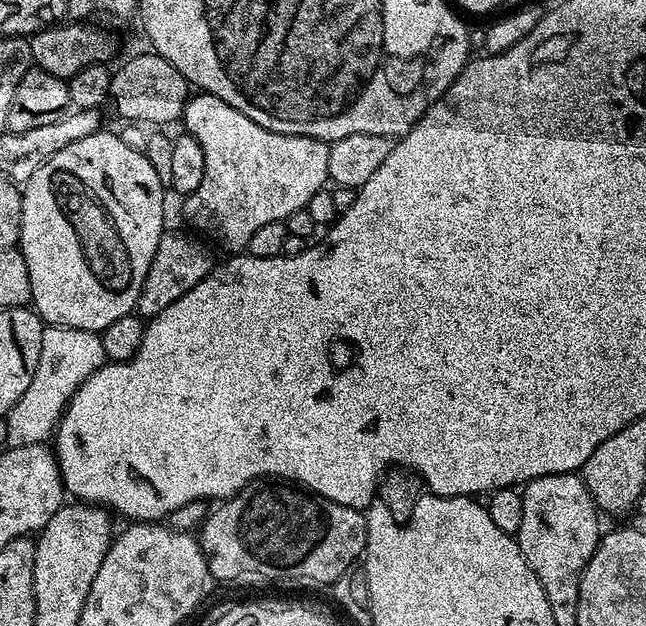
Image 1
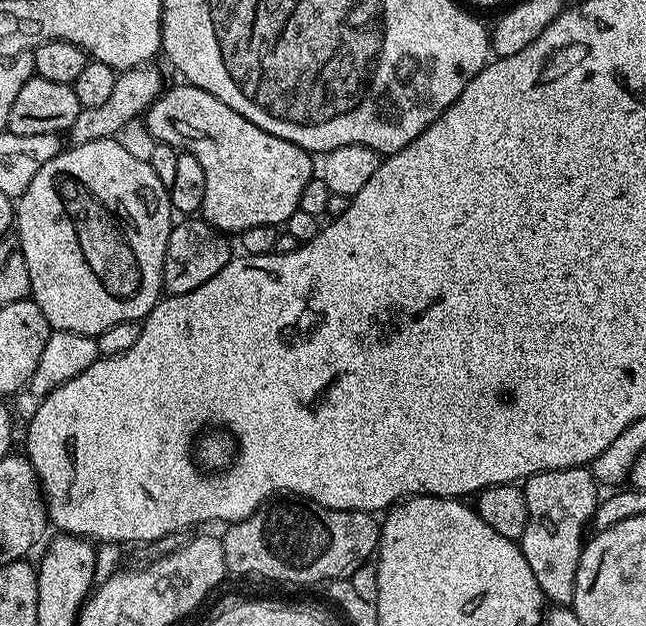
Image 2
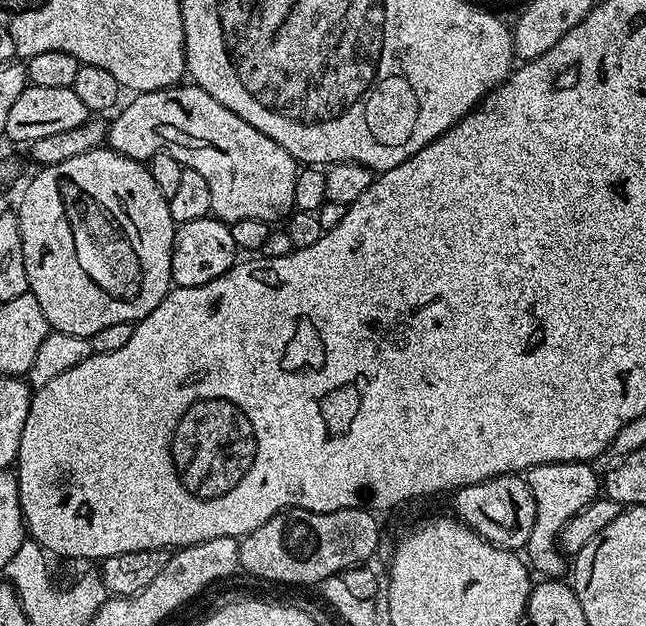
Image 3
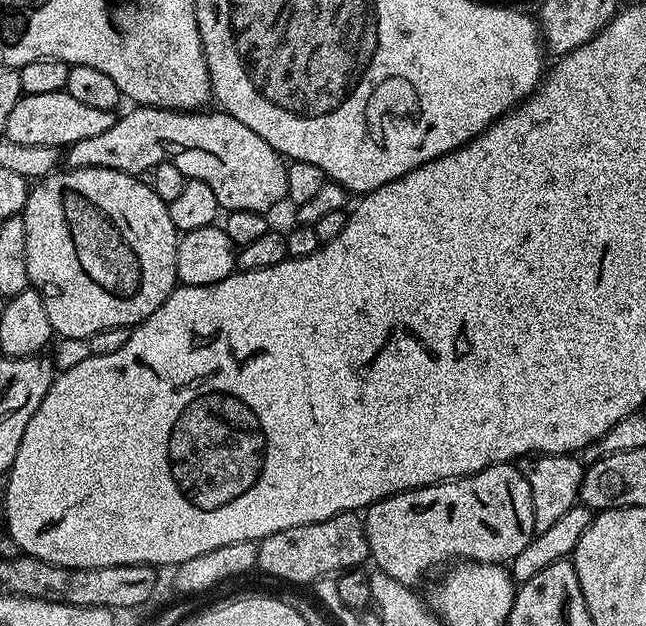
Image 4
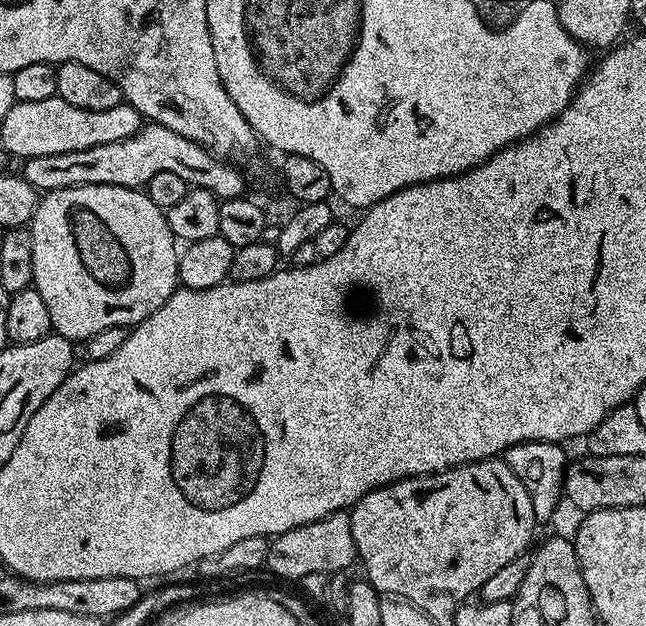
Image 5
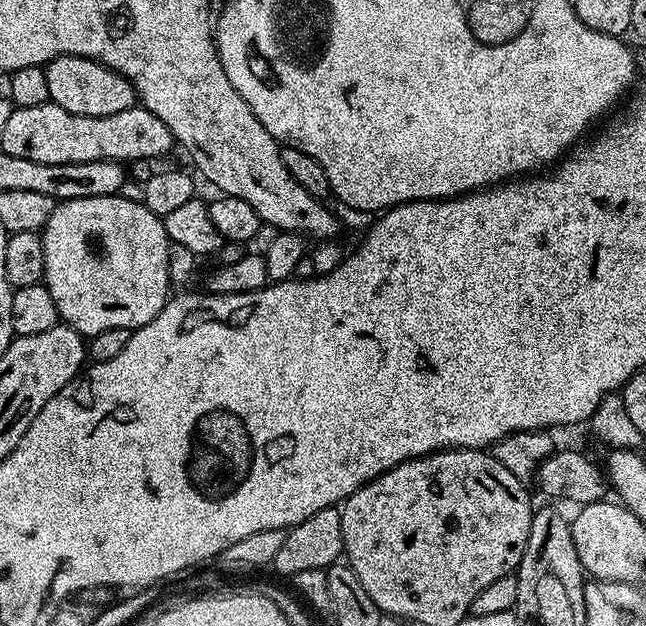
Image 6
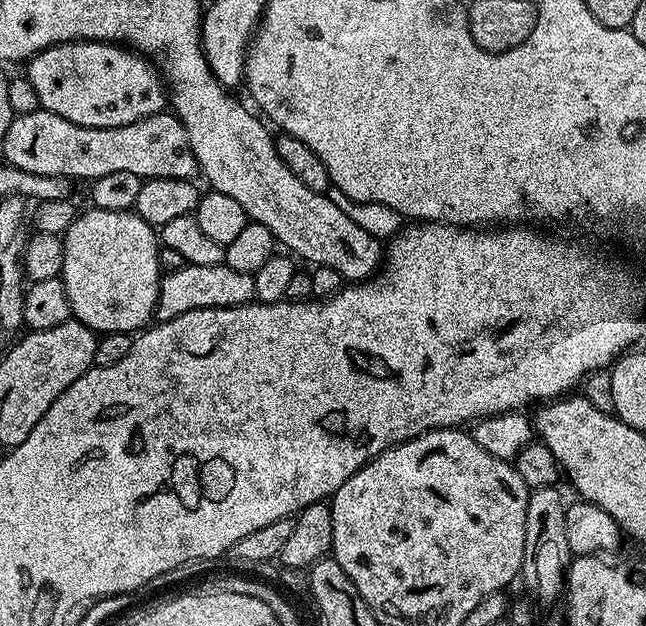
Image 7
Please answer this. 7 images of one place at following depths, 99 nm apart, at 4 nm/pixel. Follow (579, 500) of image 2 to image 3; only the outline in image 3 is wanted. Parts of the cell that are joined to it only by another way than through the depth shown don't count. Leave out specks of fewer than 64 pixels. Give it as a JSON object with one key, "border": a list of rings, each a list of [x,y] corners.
{"border":[[[575,460],[565,464],[543,464],[528,469],[526,479],[534,494],[536,513],[534,530],[530,530],[530,538],[526,545],[526,560],[533,573],[541,572],[539,575],[544,578],[560,578],[565,575],[566,557],[558,547],[562,530],[566,522],[570,522],[574,514],[578,514],[578,510],[597,499],[602,488],[598,474],[596,478],[592,467],[591,463]]]}

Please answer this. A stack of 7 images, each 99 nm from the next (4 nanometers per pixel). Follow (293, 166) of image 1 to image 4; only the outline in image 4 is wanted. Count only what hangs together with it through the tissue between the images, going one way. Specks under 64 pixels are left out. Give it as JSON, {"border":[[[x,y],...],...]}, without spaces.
{"border":[[[136,106],[128,112],[117,115],[114,126],[102,134],[94,134],[94,138],[82,138],[82,142],[68,145],[63,153],[62,160],[70,168],[109,168],[119,172],[133,174],[147,173],[154,166],[162,162],[170,162],[182,170],[182,174],[189,180],[206,182],[210,190],[214,190],[214,198],[218,198],[221,209],[233,212],[234,210],[254,210],[265,214],[271,213],[271,208],[279,200],[286,197],[286,170],[288,164],[285,157],[266,142],[266,138],[258,138],[250,126],[242,126],[238,118],[229,116],[223,110],[208,112],[175,112],[169,108],[146,108]]]}

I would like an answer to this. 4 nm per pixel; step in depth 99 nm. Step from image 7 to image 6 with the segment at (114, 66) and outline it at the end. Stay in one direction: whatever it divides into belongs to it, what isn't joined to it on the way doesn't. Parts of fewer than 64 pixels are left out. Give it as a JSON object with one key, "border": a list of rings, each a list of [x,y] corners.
{"border":[[[60,56],[46,65],[44,73],[51,103],[62,106],[62,110],[70,110],[70,114],[106,118],[106,114],[118,114],[121,110],[137,107],[138,97],[132,83],[96,60],[85,56]]]}

